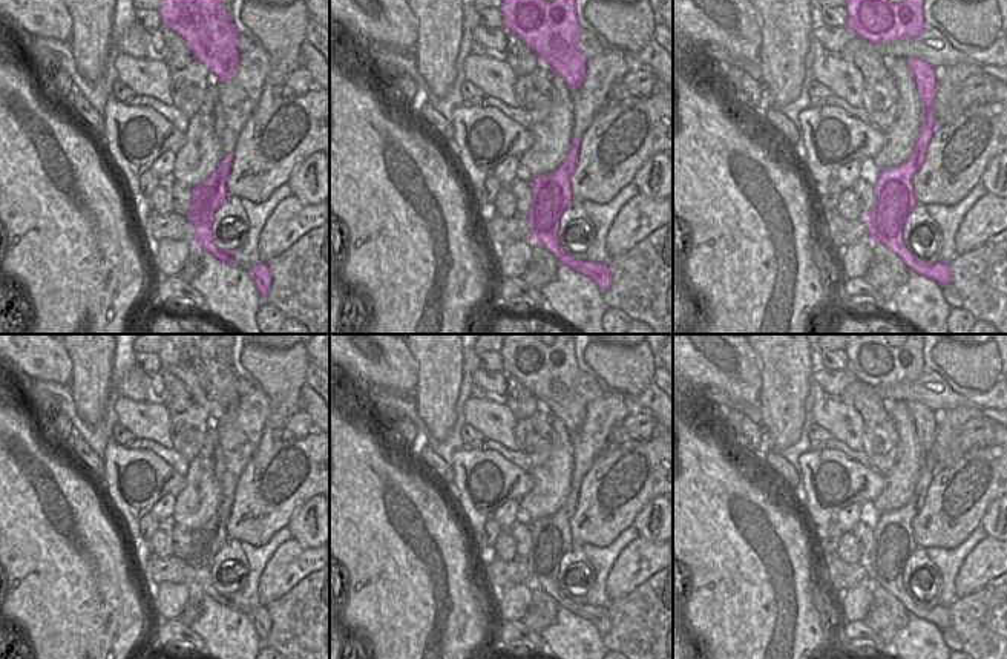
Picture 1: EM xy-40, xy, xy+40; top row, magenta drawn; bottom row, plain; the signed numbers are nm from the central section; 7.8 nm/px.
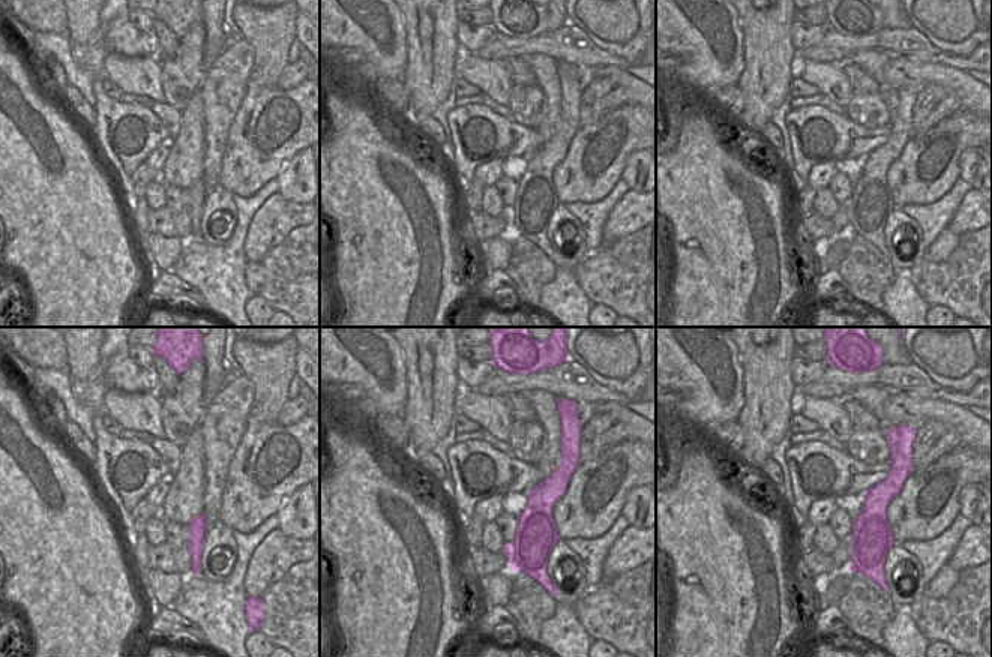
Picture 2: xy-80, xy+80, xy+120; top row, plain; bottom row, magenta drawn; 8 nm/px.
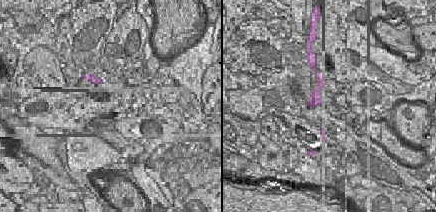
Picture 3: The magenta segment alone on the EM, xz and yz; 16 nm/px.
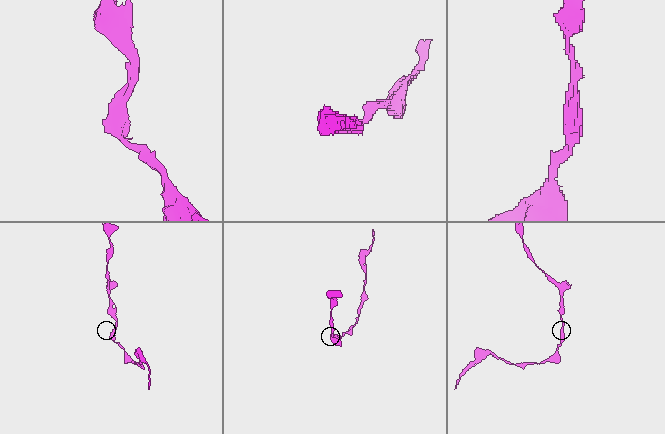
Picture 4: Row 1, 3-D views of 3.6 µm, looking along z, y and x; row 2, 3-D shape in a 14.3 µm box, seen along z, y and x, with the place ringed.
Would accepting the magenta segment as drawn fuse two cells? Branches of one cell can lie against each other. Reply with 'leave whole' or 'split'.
leave whole

